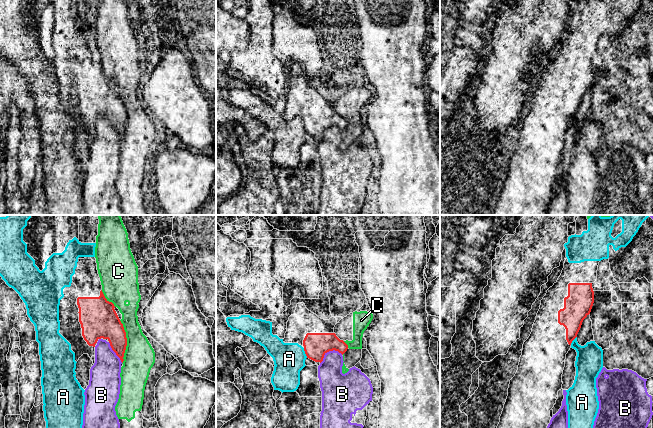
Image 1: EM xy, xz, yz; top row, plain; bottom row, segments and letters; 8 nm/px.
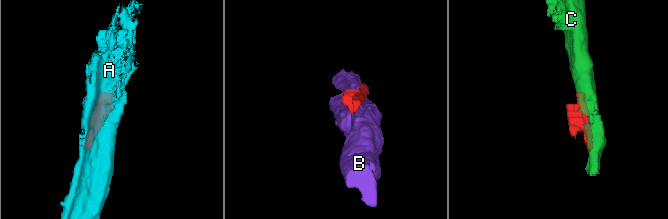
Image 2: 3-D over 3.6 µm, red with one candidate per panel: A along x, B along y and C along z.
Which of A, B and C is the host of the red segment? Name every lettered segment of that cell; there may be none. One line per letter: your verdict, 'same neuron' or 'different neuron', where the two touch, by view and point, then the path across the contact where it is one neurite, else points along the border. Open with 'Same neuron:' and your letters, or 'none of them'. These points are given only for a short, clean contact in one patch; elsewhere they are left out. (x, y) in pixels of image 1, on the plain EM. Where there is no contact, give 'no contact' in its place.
Same neuron: none of them
A: different neuron; contact xz (305, 129)
B: different neuron; contact xz (329, 126)
C: different neuron; contact xy (126, 118)

